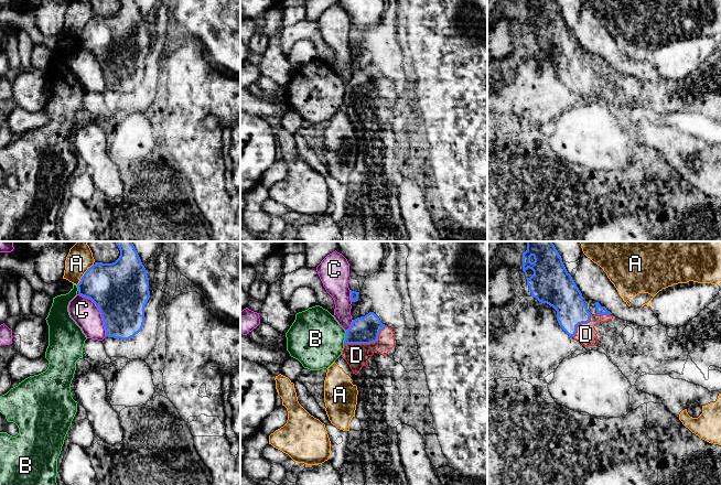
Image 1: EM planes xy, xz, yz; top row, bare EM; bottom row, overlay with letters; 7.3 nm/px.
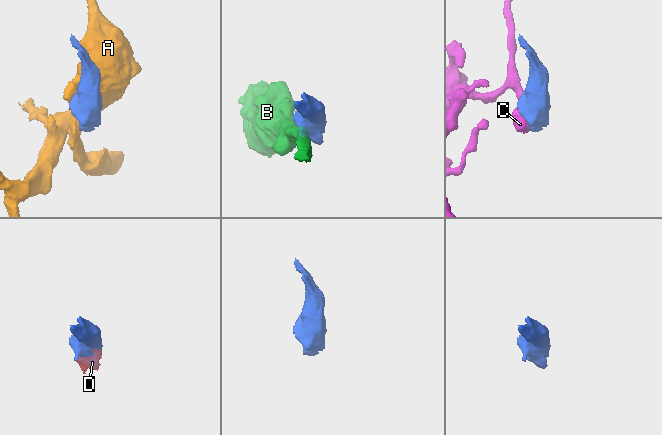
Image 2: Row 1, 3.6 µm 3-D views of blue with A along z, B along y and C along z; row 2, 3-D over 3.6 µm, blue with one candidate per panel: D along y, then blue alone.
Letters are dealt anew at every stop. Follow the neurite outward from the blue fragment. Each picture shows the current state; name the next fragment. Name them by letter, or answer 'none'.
D

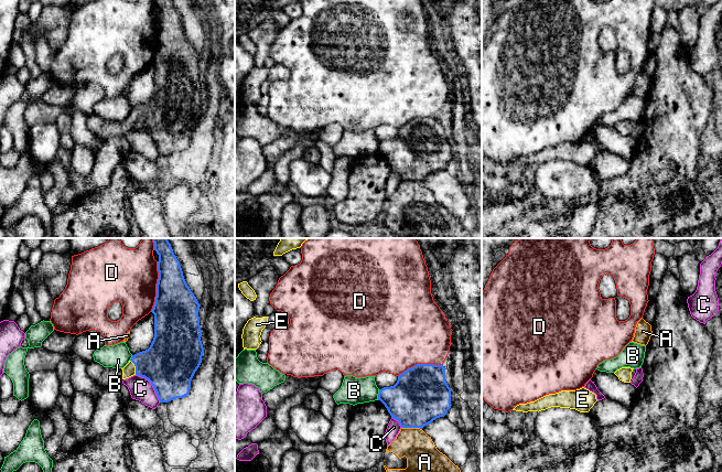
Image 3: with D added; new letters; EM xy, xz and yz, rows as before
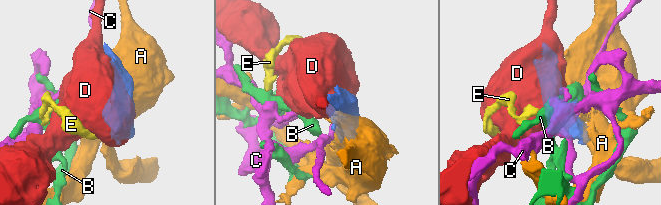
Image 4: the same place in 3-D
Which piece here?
E

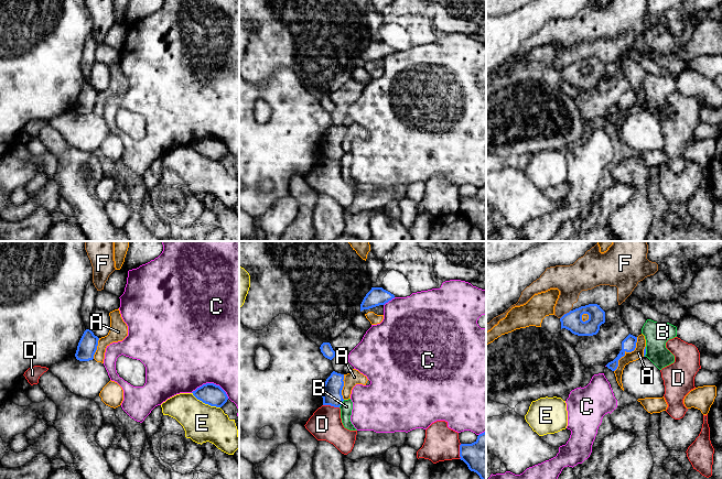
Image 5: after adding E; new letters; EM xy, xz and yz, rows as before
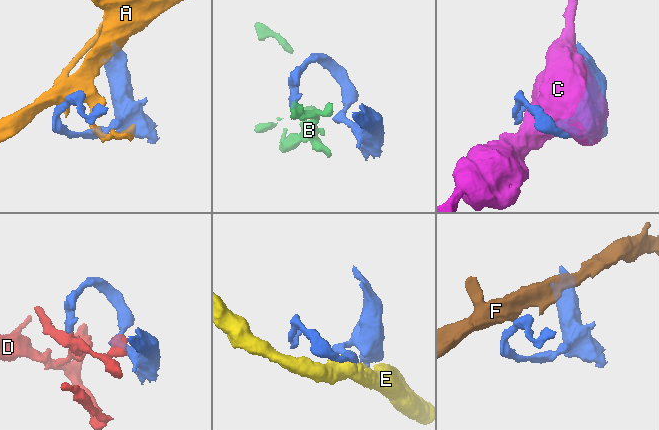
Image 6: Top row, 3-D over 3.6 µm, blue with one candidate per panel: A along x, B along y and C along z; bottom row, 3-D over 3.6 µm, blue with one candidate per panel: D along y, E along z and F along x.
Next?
none

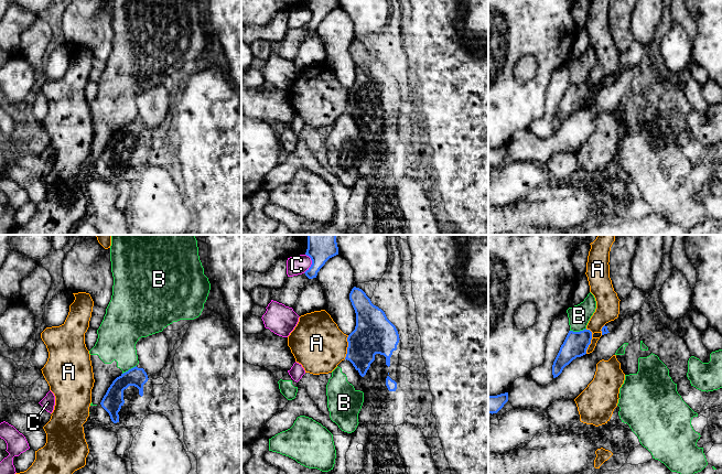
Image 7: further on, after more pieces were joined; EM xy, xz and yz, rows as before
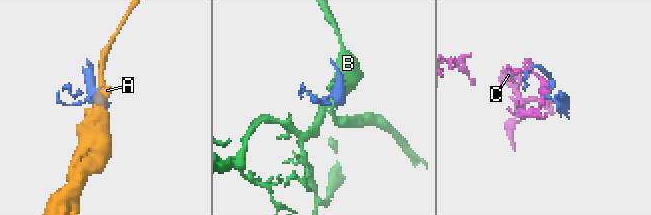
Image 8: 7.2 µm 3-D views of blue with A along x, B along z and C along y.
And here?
none

